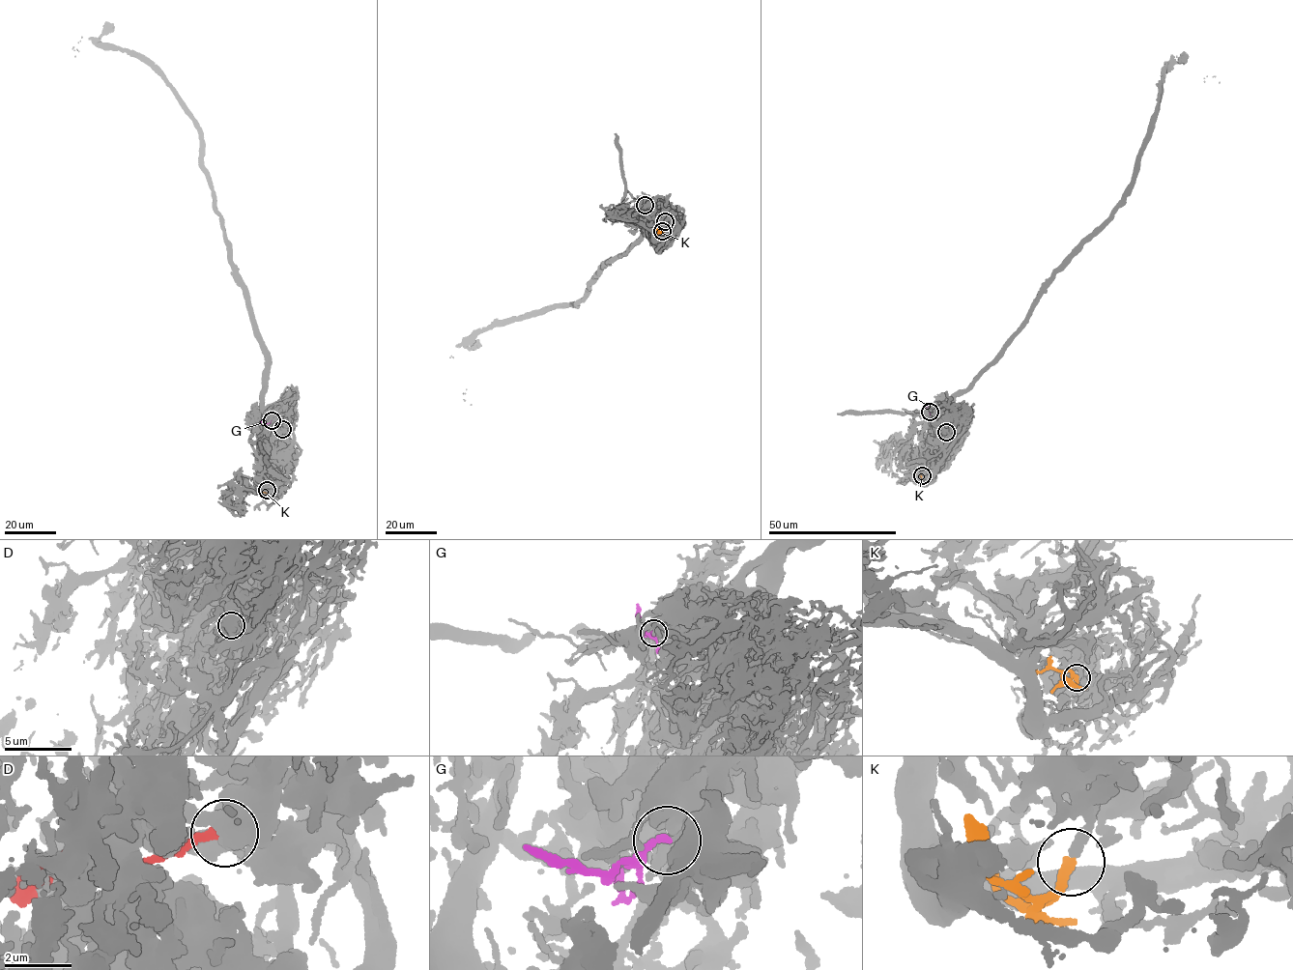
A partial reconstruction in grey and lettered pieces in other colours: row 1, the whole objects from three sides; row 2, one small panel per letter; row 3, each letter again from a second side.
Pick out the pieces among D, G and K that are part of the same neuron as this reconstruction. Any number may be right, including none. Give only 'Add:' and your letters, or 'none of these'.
Add: G

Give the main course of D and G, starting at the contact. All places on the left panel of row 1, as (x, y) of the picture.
D: (282, 429), (266, 434)
G: (272, 420), (265, 423), (260, 421)

